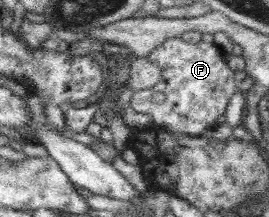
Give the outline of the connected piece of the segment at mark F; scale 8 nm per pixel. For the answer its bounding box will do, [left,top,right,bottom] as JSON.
[129,37,239,136]

